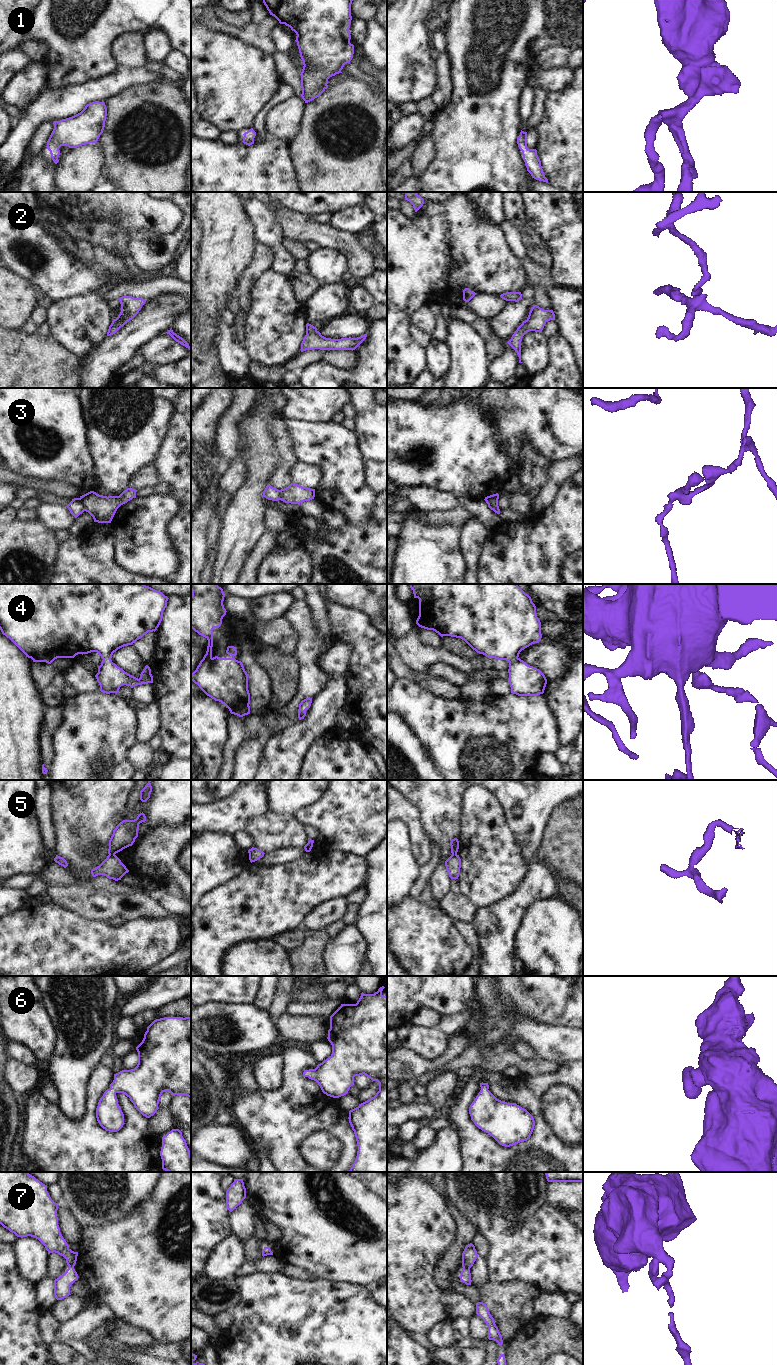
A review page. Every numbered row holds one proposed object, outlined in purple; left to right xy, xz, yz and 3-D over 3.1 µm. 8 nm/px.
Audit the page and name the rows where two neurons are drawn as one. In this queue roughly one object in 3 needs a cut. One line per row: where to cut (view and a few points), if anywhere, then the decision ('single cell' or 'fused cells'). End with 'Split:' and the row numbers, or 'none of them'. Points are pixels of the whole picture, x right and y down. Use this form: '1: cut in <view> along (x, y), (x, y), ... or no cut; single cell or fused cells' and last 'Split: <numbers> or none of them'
1: no cut; single cell
2: no cut; single cell
3: cut in xy along (78, 498), (85, 510); fused cells
4: no cut; single cell
5: cut in xy along (114, 853), (109, 855); fused cells
6: no cut; single cell
7: cut in yz along (463, 1267), (469, 1269); fused cells
Split: 3, 5, 7

